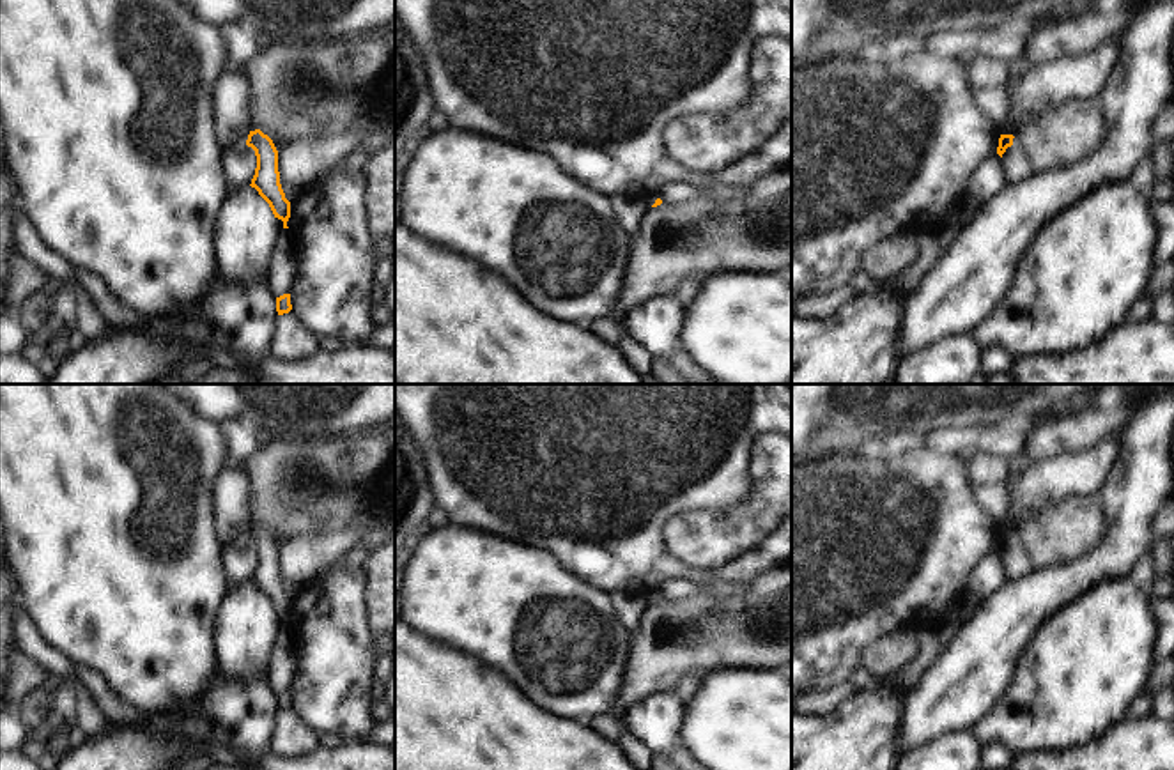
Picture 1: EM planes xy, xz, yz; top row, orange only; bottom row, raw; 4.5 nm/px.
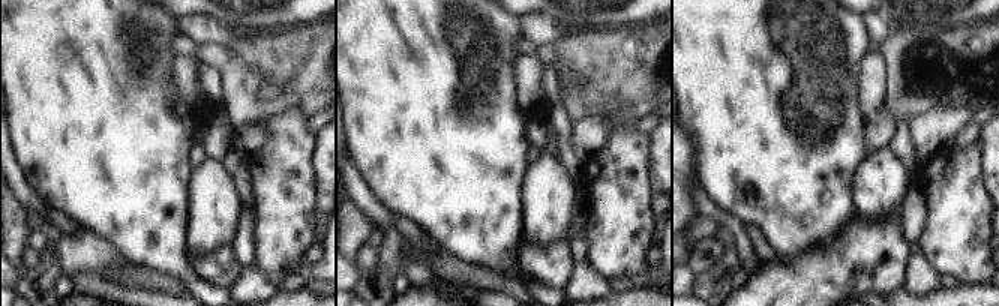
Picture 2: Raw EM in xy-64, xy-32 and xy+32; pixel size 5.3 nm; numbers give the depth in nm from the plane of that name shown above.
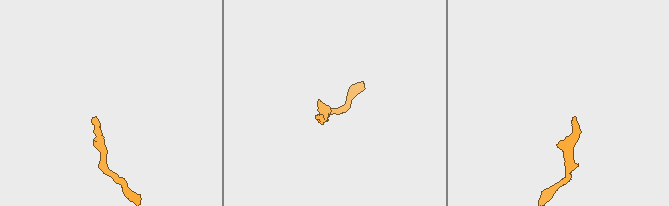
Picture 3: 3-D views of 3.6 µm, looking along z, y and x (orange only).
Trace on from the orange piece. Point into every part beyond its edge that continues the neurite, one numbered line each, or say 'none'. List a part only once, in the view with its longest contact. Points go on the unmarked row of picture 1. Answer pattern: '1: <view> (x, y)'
none

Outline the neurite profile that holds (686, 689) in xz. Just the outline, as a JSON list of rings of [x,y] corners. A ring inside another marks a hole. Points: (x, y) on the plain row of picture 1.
[[[685,674],[673,692],[682,705],[687,705],[694,697],[698,685],[699,685],[699,678],[692,674]]]

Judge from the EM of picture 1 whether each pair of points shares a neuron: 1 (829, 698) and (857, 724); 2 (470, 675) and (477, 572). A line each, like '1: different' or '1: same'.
1: different
2: different

